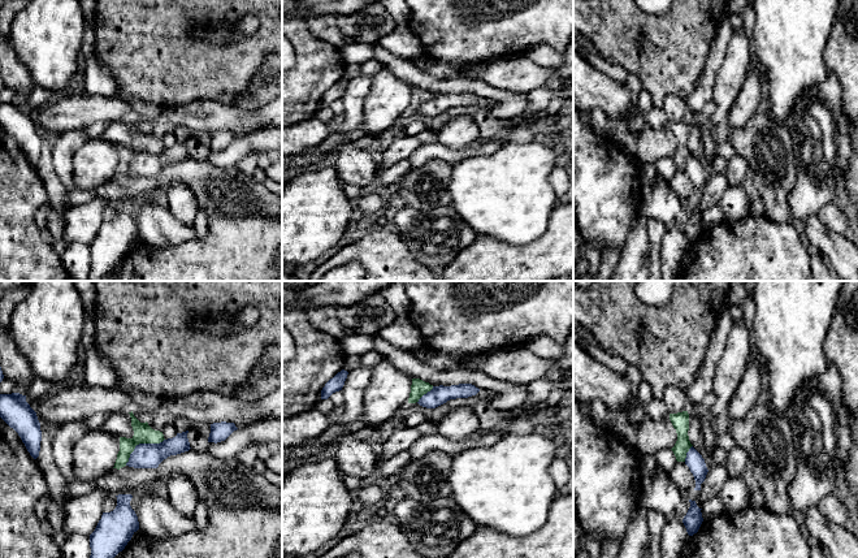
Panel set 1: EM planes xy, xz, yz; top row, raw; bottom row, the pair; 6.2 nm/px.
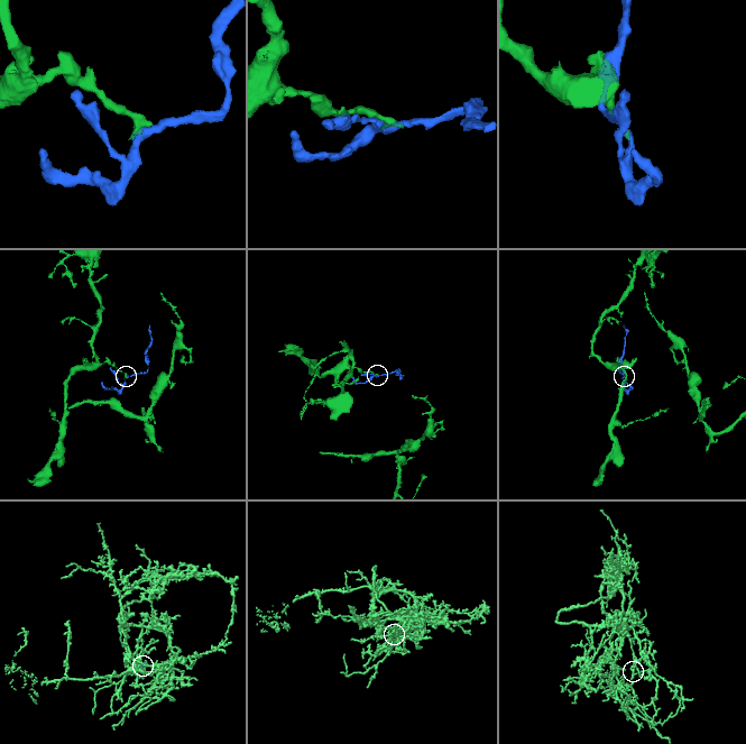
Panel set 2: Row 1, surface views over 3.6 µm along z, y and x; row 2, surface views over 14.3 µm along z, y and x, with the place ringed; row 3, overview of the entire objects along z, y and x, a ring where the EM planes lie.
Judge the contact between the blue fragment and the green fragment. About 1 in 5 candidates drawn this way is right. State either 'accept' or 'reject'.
reject

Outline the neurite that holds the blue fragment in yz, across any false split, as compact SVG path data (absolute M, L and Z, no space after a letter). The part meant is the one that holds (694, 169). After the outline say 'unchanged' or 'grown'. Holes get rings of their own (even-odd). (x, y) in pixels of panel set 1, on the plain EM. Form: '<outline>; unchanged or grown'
M693 155L686 161L685 173L694 185L694 199L701 199L701 193L705 190L708 178L706 176L705 168Z; unchanged

